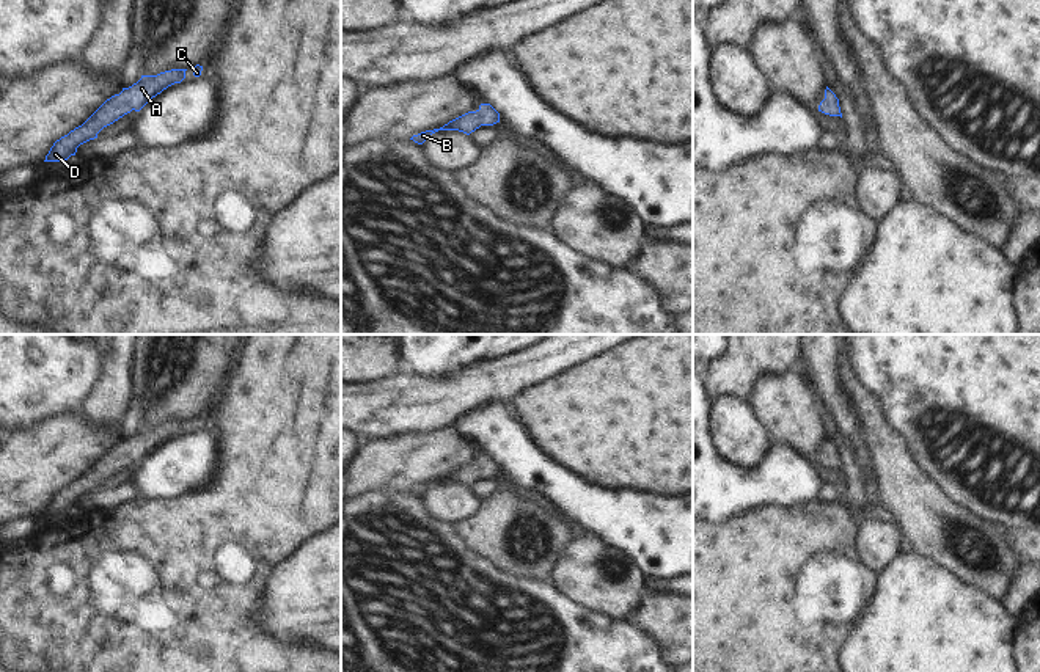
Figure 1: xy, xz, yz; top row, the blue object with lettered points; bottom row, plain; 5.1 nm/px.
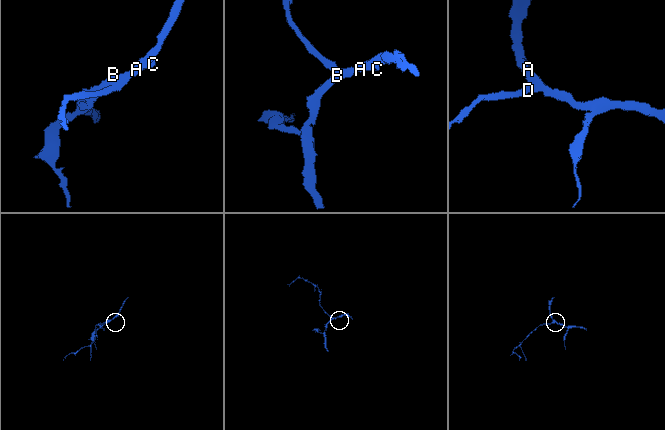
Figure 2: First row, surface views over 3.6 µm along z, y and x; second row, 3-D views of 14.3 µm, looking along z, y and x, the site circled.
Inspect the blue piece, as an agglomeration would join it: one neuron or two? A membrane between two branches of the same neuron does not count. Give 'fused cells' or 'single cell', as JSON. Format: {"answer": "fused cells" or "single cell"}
{"answer": "single cell"}

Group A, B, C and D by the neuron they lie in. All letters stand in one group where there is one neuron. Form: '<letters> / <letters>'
A B C D

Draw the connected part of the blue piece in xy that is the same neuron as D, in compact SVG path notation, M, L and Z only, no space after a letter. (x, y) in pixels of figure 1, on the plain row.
M171 421L157 427L141 427L141 430L129 440L123 440L119 446L107 451L82 477L71 482L53 495L44 513L64 513L75 507L77 499L90 491L97 490L97 485L130 465L140 463L152 449L174 435L185 430L187 421Z

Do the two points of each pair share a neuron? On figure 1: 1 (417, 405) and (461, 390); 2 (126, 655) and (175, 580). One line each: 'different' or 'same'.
1: same
2: same

